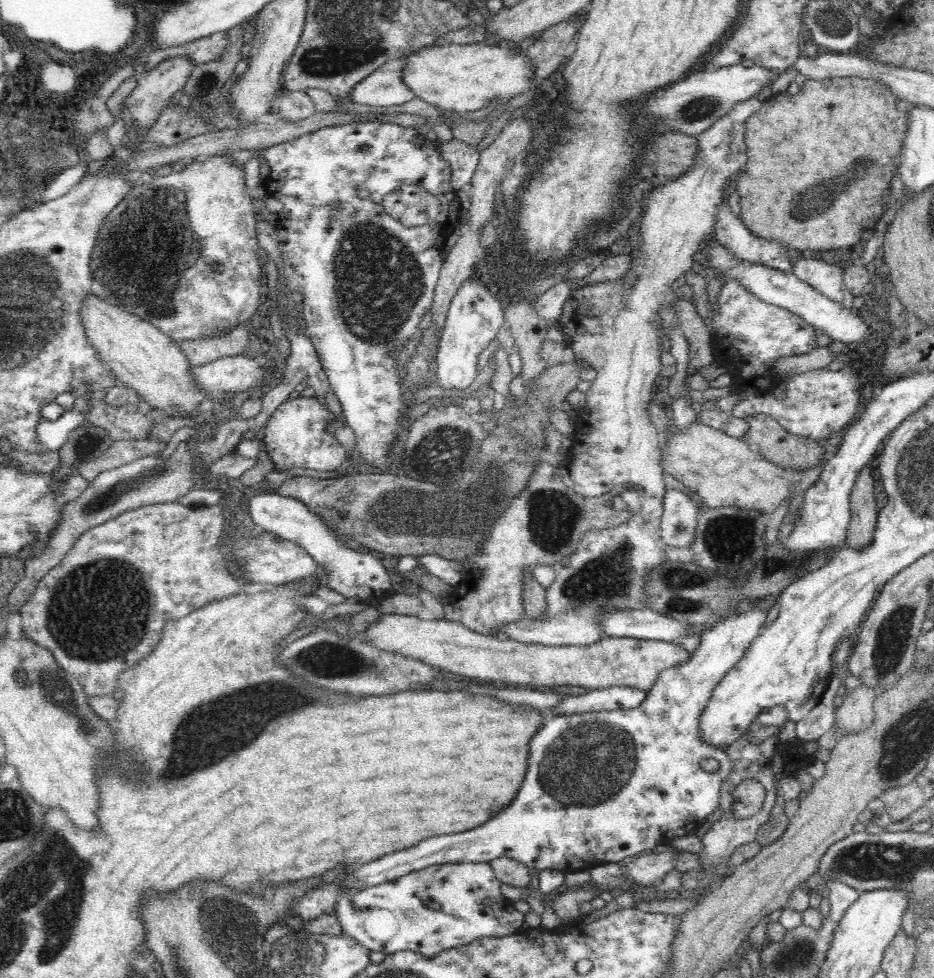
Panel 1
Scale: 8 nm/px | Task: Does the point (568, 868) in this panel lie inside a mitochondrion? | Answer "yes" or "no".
no

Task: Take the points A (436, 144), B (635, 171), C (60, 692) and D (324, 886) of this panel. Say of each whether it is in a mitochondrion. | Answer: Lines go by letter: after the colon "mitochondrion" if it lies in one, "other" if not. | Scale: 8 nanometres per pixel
A: other
B: other
C: mitochondrion
D: other

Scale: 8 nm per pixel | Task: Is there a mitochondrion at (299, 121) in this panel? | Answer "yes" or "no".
no

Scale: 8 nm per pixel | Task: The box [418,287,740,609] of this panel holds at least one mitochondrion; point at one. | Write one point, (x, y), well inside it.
(554, 517)

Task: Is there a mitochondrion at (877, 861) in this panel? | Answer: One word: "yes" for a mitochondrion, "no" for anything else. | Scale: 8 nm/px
yes

